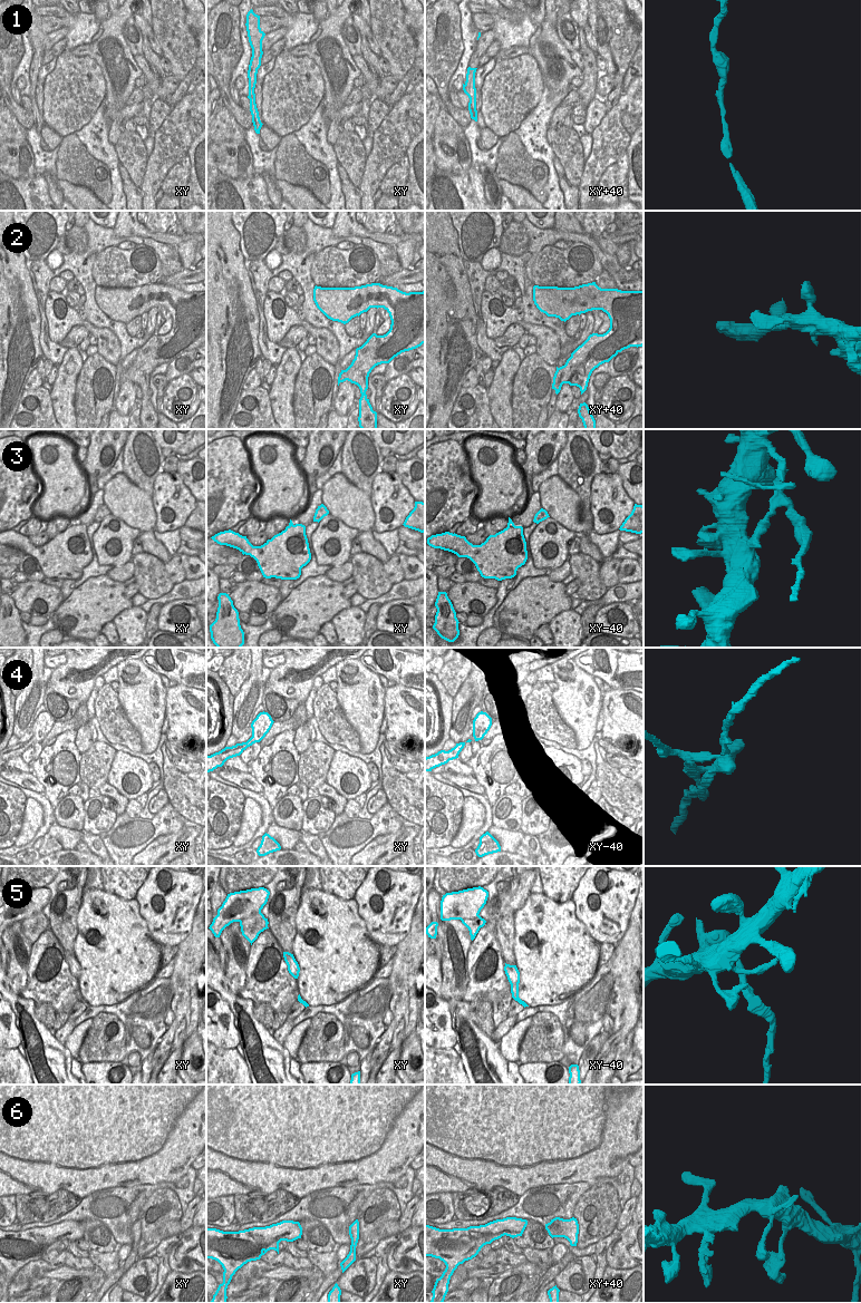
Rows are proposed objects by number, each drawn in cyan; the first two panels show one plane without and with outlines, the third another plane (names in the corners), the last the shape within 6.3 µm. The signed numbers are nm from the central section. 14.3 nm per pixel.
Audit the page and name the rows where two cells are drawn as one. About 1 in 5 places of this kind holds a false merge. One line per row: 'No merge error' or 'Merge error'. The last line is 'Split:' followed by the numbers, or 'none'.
1: No merge error
2: No merge error
3: Merge error
4: Merge error
5: Merge error
6: No merge error
Split: 3, 4, 5

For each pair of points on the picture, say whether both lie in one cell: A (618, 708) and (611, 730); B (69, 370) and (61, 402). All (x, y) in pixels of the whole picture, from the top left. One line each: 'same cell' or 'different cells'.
A: same cell
B: same cell

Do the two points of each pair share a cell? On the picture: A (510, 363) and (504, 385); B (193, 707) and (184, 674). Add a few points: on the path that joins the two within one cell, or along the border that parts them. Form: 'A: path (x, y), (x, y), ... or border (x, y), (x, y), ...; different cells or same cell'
A: path (506, 369), (504, 379); same cell
B: border (177, 683), (194, 689); different cells

